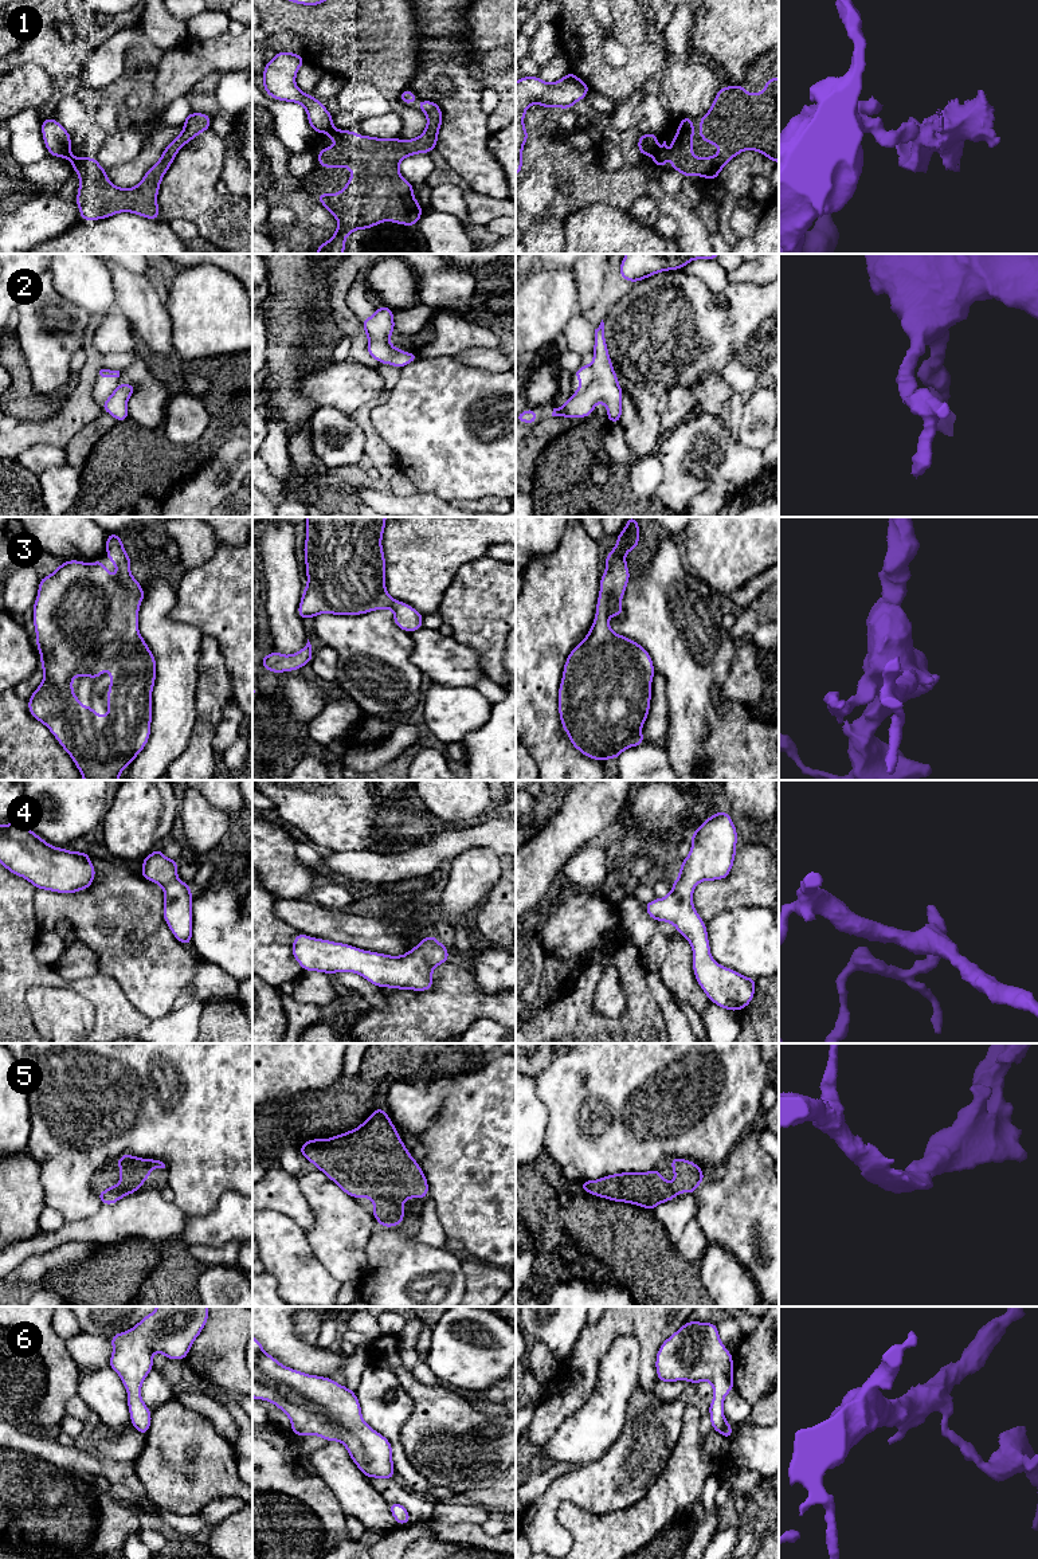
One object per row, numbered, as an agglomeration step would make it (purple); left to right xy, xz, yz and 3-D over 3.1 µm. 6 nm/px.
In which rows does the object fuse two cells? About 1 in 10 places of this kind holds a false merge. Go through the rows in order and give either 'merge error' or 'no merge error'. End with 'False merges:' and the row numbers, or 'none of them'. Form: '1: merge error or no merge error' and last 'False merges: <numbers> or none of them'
1: merge error
2: no merge error
3: no merge error
4: no merge error
5: no merge error
6: no merge error
False merges: 1

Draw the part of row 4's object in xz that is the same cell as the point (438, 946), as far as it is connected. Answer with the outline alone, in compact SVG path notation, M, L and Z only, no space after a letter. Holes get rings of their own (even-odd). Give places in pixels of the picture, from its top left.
M297 933L291 952L303 971L355 972L380 988L412 991L430 991L432 970L450 959L449 948L431 935L407 953L391 956Z

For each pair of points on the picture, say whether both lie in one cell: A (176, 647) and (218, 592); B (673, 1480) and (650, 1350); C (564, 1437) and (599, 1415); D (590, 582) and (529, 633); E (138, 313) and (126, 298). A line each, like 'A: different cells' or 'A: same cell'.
A: different cells
B: different cells
C: same cell
D: same cell
E: same cell

